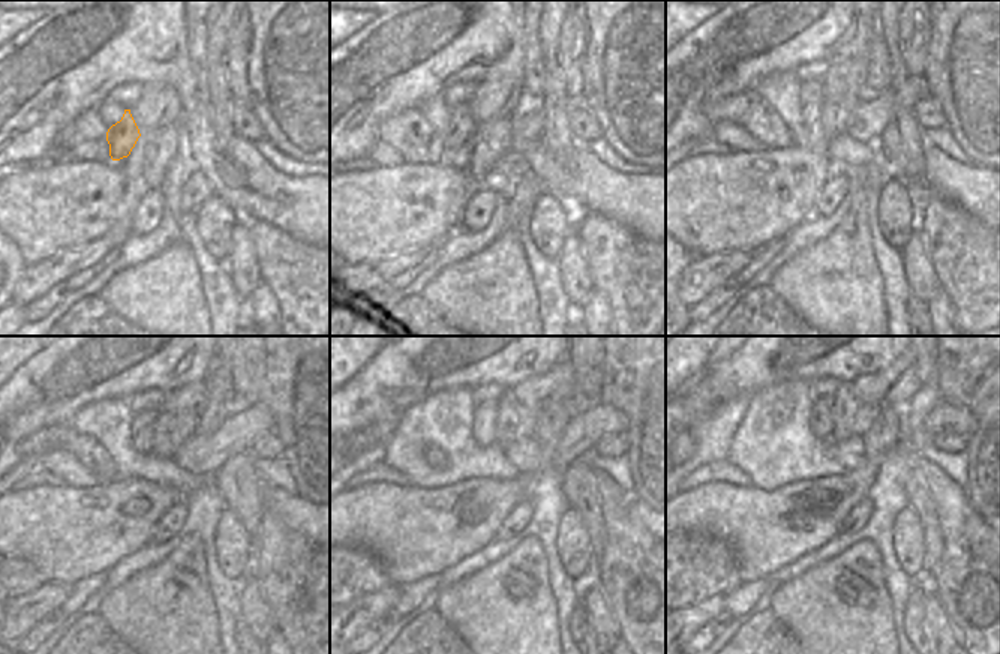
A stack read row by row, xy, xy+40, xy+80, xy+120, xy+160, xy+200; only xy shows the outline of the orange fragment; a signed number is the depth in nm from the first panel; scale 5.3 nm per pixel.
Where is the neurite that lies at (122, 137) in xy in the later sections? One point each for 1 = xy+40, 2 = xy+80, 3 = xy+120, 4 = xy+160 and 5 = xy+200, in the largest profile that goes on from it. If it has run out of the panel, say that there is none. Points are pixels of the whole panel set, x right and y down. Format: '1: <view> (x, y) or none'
1: xy+40 (462, 125)
2: xy+80 (811, 92)
3: xy+120 (143, 425)
4: xy+160 (485, 416)
5: xy+200 (822, 410)

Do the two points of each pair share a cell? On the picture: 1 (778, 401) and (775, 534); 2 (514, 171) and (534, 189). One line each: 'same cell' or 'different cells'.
1: different cells
2: different cells

